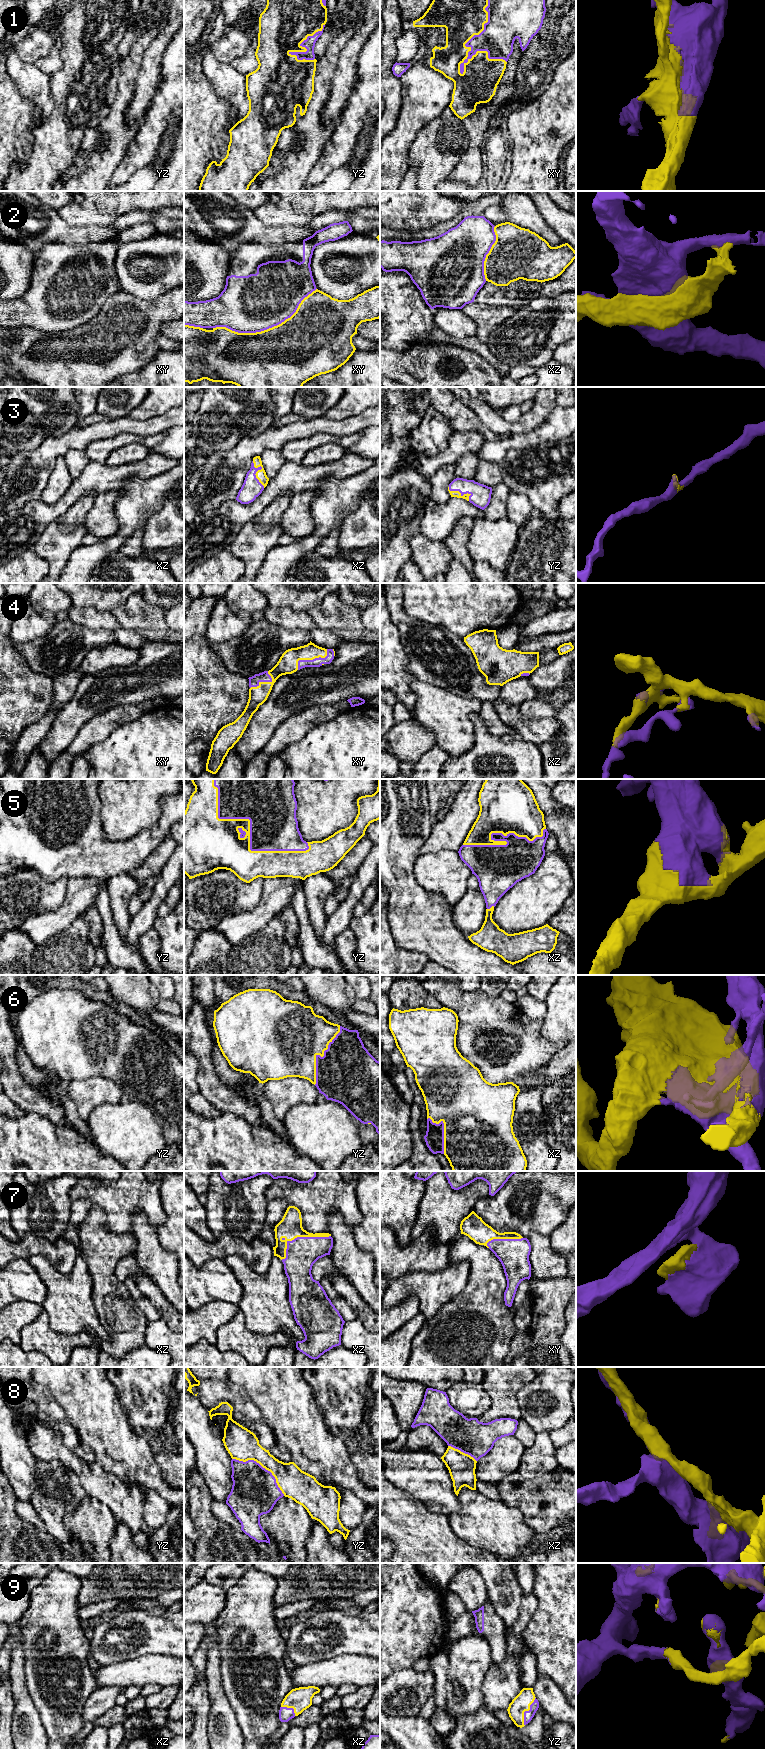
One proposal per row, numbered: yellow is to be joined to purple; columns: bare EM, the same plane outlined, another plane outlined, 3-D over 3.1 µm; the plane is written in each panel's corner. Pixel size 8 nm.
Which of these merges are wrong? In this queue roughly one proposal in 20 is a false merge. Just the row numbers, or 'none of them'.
2, 8

